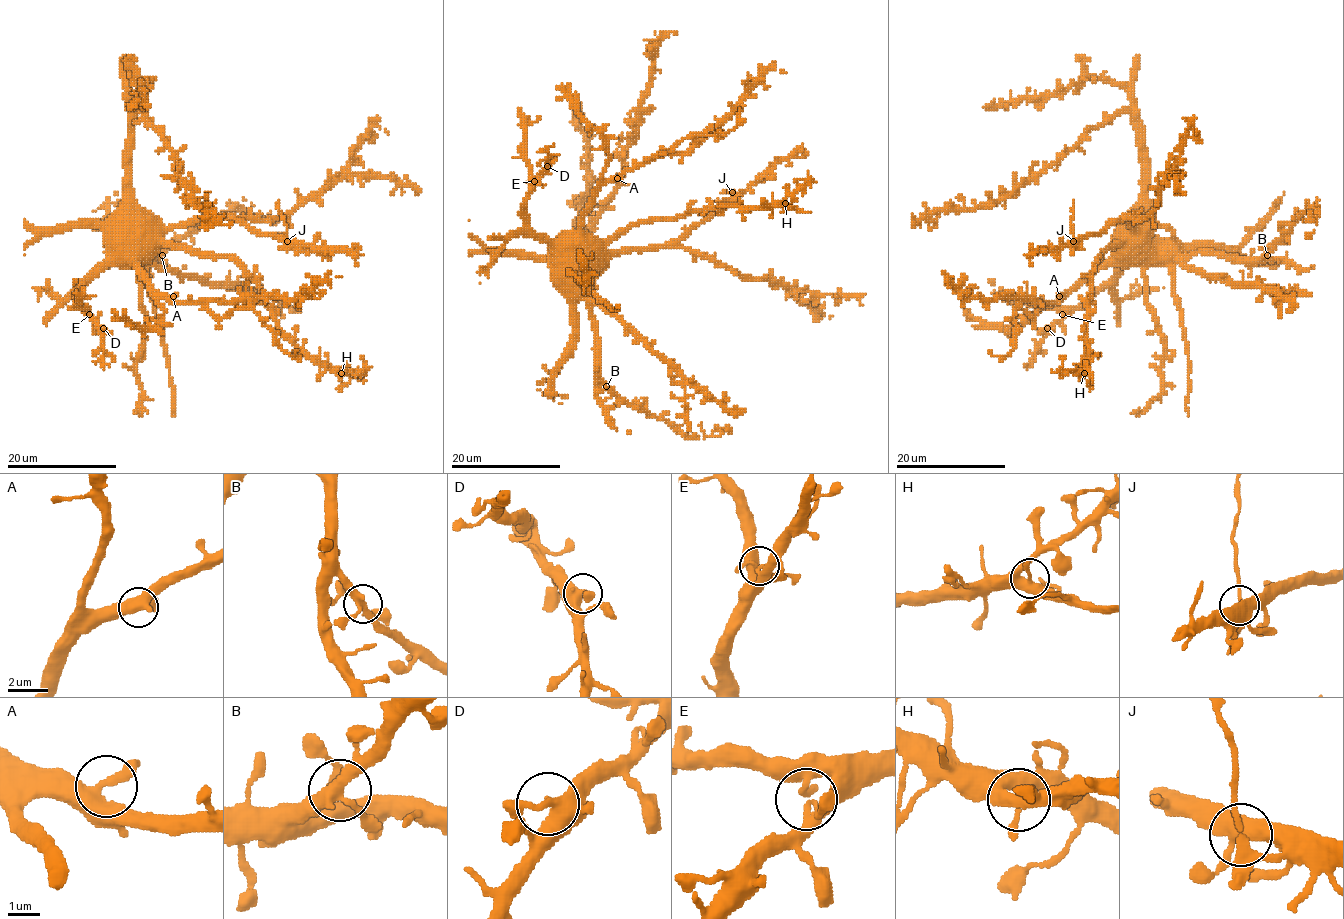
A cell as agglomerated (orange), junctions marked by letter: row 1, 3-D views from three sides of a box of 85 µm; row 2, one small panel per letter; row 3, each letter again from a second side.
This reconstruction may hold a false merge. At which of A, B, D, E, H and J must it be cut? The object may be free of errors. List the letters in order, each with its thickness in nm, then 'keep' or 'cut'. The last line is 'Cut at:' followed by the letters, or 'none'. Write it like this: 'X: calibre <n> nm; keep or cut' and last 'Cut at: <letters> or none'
A: calibre 360 nm; keep
B: calibre 360 nm; keep
D: calibre 320 nm; keep
E: calibre 280 nm; keep
H: calibre 340 nm; keep
J: calibre 200 nm; cut
Cut at: J

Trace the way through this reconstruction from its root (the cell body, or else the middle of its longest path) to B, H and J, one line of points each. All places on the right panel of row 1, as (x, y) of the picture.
B: (1135, 232), (1127, 232), (1129, 250), (1175, 250), (1181, 255), (1213, 253), (1238, 258), (1267, 255)
H: (1135, 232), (1127, 232), (1118, 243), (1114, 243), (1099, 258), (1094, 268), (1086, 318), (1088, 365), (1084, 373)
J: (1135, 232), (1125, 232), (1131, 229), (1130, 224), (1126, 218), (1116, 218), (1103, 232), (1090, 232), (1073, 242)

